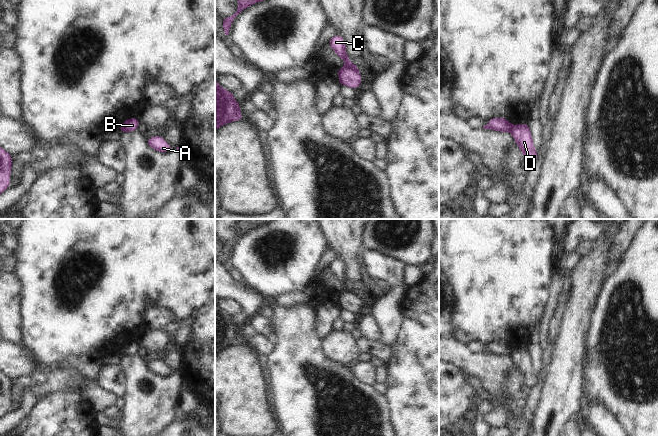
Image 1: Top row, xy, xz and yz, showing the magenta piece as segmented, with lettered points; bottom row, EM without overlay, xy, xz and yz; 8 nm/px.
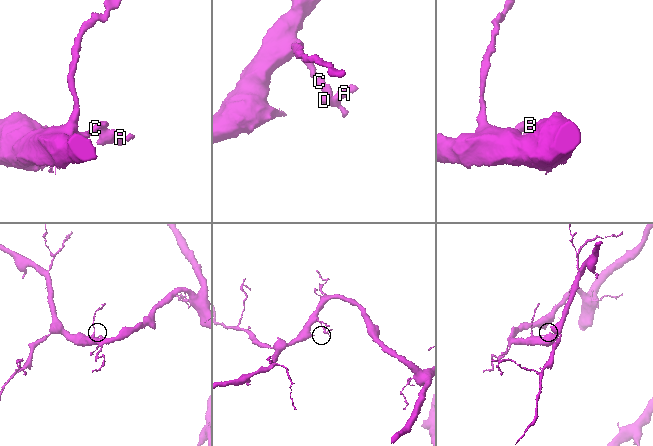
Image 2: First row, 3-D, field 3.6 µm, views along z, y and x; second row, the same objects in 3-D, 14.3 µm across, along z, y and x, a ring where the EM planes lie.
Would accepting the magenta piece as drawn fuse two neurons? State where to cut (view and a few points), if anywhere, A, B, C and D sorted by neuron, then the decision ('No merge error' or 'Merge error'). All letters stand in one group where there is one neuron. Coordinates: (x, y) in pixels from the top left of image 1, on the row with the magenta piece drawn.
Split along xz (346, 66), (359, 72). Groups: A D / B C. Merge error

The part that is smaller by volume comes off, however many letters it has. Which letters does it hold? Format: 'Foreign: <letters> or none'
Foreign: A, D

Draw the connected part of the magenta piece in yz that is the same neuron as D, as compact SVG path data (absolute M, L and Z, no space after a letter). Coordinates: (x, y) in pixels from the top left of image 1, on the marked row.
M521 123L513 126L511 133L525 160L529 164L534 163L538 157L538 153L534 148L533 139L528 124Z

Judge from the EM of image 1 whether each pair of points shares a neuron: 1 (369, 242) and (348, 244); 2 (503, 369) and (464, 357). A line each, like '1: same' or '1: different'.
1: different
2: same

